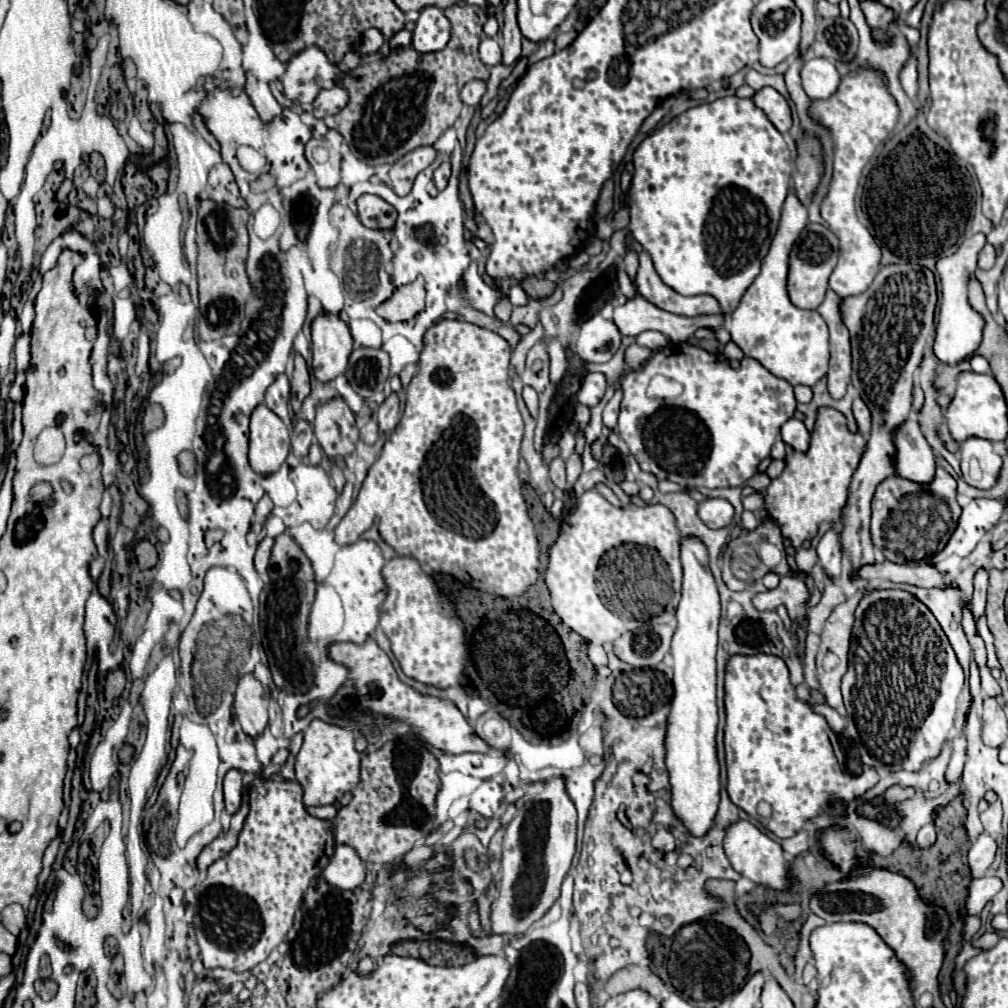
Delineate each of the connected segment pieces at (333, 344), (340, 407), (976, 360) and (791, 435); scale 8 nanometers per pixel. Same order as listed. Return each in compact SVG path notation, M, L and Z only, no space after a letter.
M322 311L310 325L312 329L312 351L314 351L314 375L326 383L342 375L348 367L352 351L352 335L340 315Z
M332 397L326 403L320 403L316 407L316 419L312 427L318 443L322 445L330 461L348 457L360 437L356 417L342 397Z
M972 355L968 361L970 361L970 367L974 373L982 373L982 375L990 373L990 363L982 355Z
M788 419L782 425L782 439L792 449L800 449L800 451L806 451L806 447L810 445L810 433L800 419Z

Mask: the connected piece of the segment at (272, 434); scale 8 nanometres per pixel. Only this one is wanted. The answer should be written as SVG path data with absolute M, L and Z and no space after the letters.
M260 403L250 415L248 459L256 473L270 475L280 469L290 453L290 429L284 421Z

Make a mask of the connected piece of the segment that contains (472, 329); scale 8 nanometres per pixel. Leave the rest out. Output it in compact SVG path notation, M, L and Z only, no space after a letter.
M440 319L426 331L424 347L422 347L420 361L418 361L418 373L412 377L412 381L408 385L406 405L404 405L400 425L396 425L390 439L384 443L382 455L370 467L368 477L362 483L356 503L350 507L348 515L344 515L344 519L336 525L334 541L338 545L356 543L360 539L360 535L372 527L374 519L378 519L378 533L384 539L384 543L388 543L398 555L414 557L420 563L424 573L434 573L434 571L448 573L464 585L470 585L474 589L480 589L480 591L486 591L486 593L492 593L498 597L518 597L530 585L536 583L536 579L538 579L538 539L536 539L534 523L528 515L528 507L522 497L522 483L520 483L518 471L516 471L518 459L520 459L520 441L522 441L522 433L524 433L524 423L522 423L520 411L516 407L516 395L508 383L510 351L512 349L508 345L508 341L504 337L500 337L496 331L490 331L490 329L478 327L468 321L460 321L460 319L454 319L454 321Z

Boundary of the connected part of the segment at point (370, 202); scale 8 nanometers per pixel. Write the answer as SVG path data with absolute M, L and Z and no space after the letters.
M360 195L358 217L370 229L386 229L394 225L396 211L378 195Z

